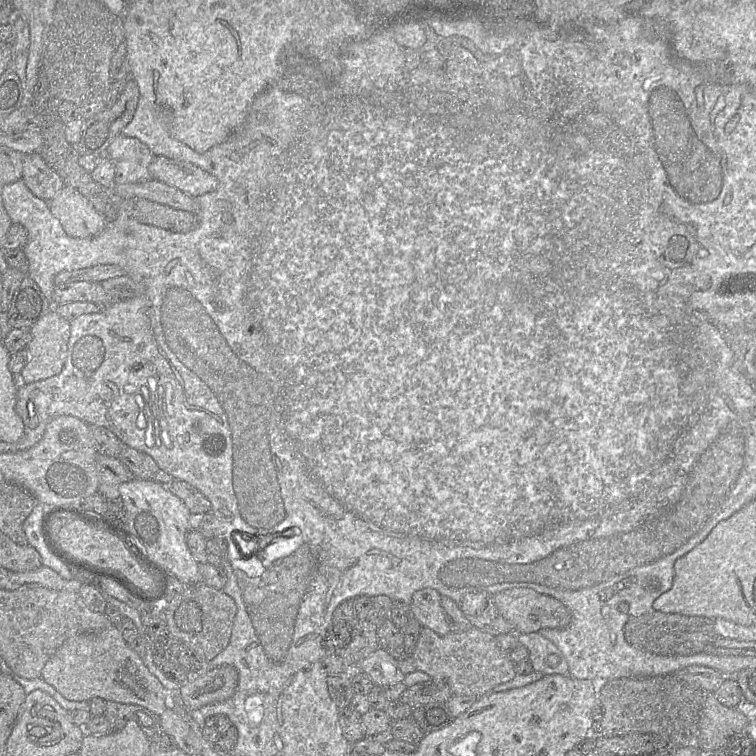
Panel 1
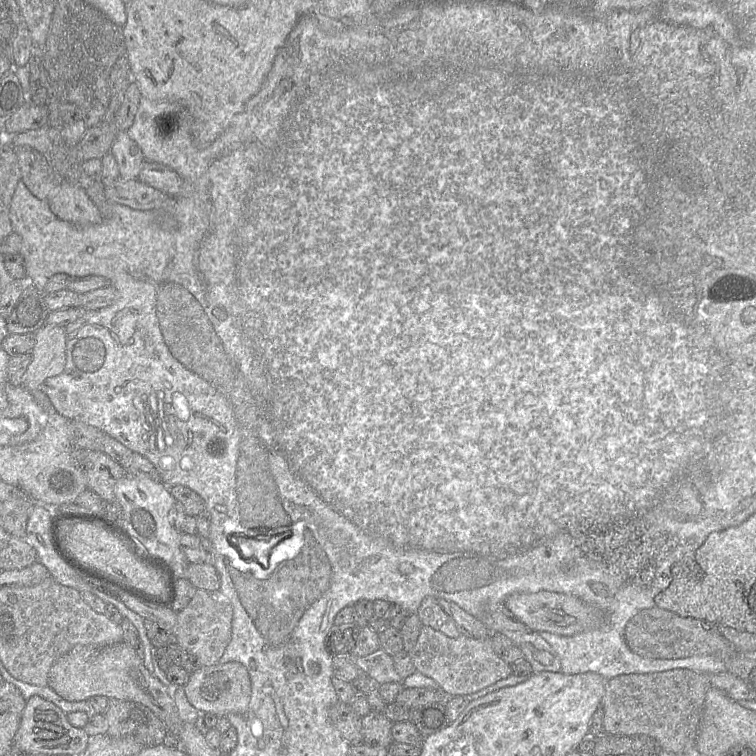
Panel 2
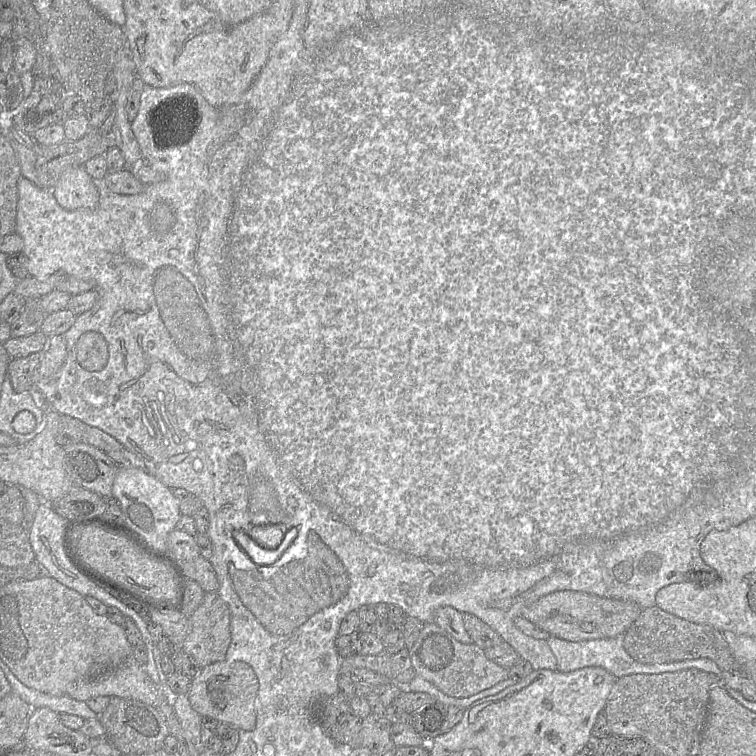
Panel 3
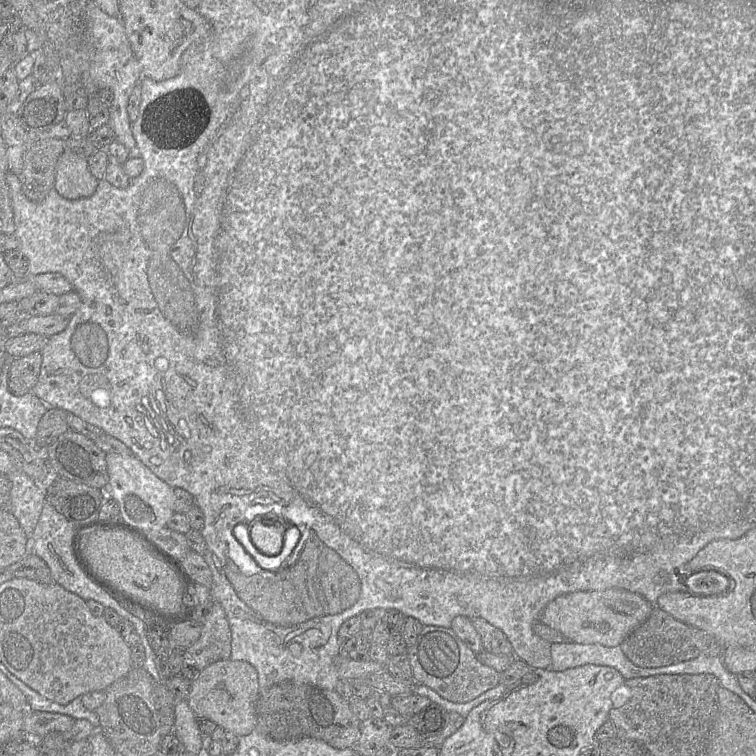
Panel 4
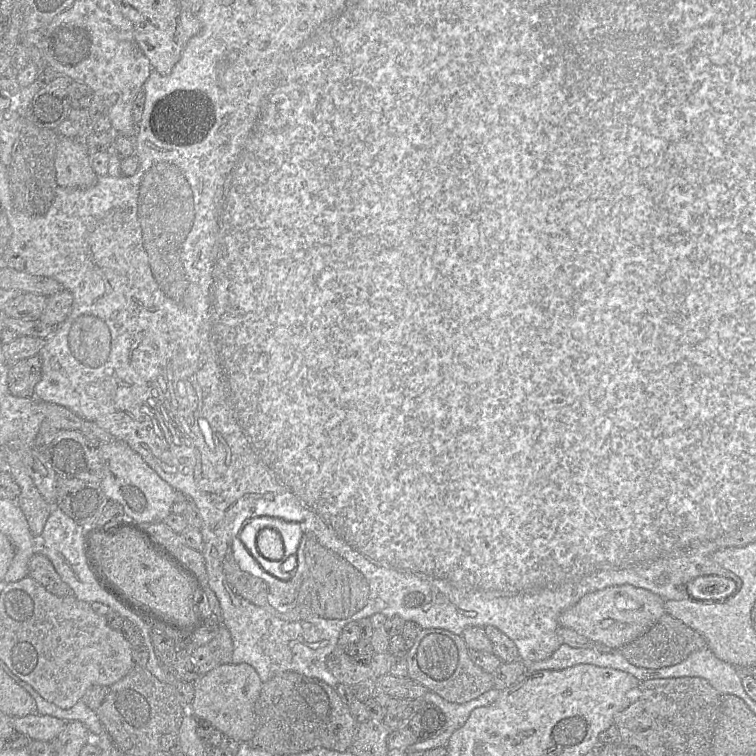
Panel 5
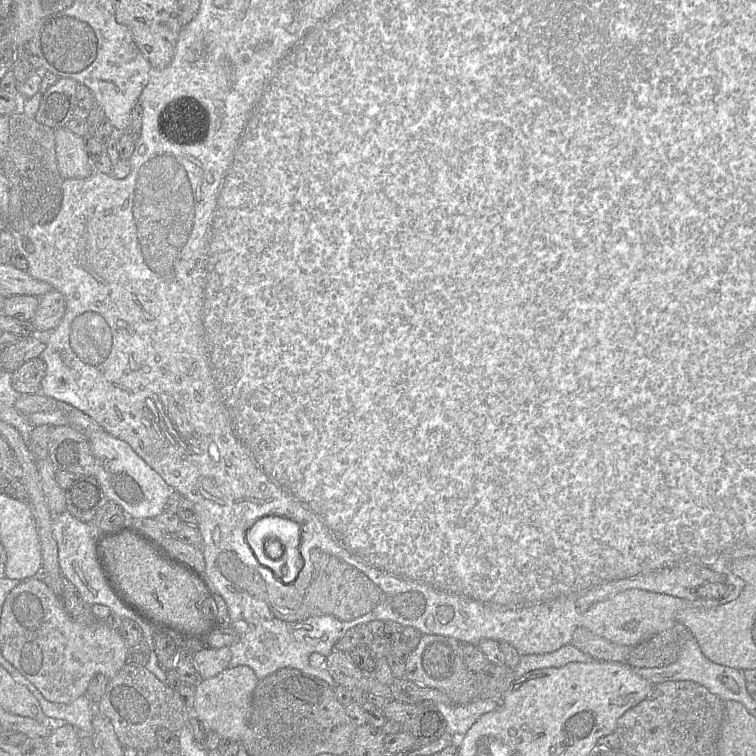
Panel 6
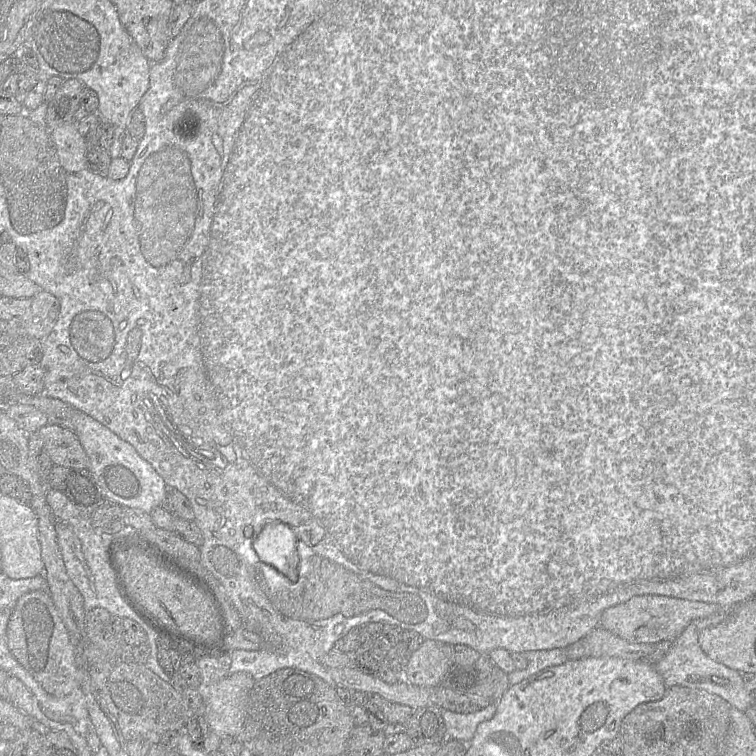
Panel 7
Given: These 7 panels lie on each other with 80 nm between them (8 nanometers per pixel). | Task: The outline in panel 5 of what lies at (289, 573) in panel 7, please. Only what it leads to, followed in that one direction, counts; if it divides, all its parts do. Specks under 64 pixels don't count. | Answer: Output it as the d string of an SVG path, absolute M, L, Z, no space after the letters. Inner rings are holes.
M260 516L249 520L242 528L240 539L244 543L248 540L248 533L251 529L259 531L263 528L273 528L284 541L283 563L291 556L297 555L299 544L302 538L302 529L297 522L287 522L274 516Z

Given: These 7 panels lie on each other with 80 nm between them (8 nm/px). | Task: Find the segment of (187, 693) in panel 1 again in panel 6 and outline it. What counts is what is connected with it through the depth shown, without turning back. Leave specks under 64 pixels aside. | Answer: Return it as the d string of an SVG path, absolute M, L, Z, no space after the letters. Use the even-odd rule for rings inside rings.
M245 665L228 667L214 677L202 679L195 687L192 714L206 723L221 739L240 742L248 727L253 693L258 682L254 671Z

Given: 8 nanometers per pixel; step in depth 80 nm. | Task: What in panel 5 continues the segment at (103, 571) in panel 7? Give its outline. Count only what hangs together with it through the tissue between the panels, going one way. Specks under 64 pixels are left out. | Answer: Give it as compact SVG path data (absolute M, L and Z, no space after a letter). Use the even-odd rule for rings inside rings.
M51 505L50 514L44 525L42 533L36 537L36 553L46 556L53 564L61 579L70 586L74 595L87 603L99 602L110 607L111 610L119 613L124 618L134 622L139 628L143 637L143 643L149 651L149 660L146 669L161 682L165 682L165 675L159 666L157 657L151 641L150 627L140 617L123 607L117 599L104 587L99 579L92 563L89 551L91 531L96 524L81 526L68 517L55 505Z

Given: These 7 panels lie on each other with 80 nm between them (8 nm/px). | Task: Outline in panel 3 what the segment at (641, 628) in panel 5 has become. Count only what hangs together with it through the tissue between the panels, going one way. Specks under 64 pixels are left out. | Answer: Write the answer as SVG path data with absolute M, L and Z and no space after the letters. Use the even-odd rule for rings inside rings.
M555 591L527 606L521 617L548 632L550 636L579 642L624 634L641 611L640 606L632 601L604 598L579 591Z

